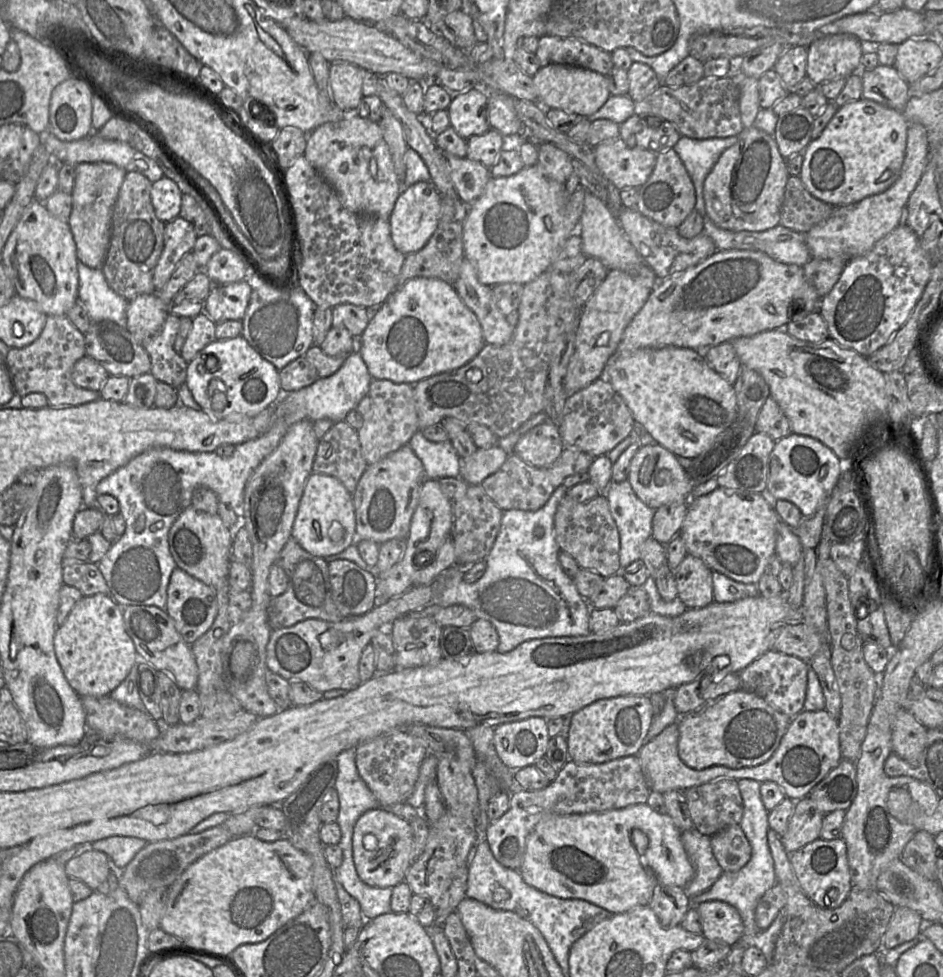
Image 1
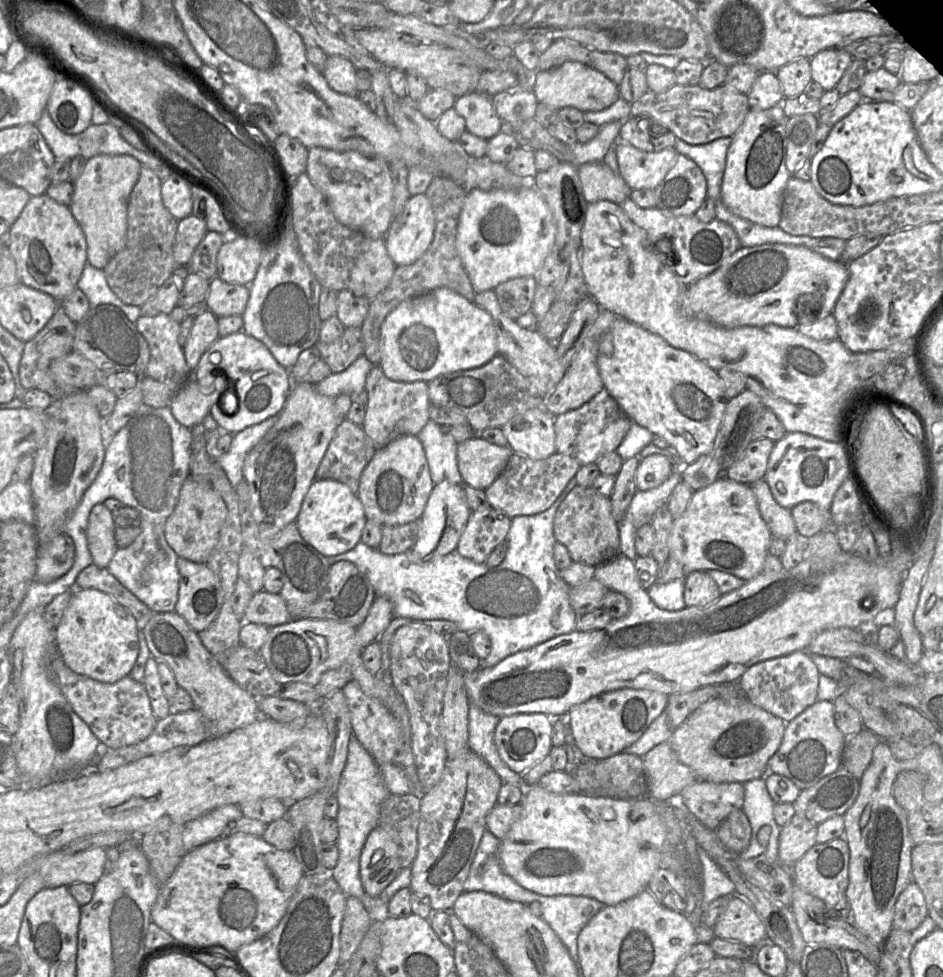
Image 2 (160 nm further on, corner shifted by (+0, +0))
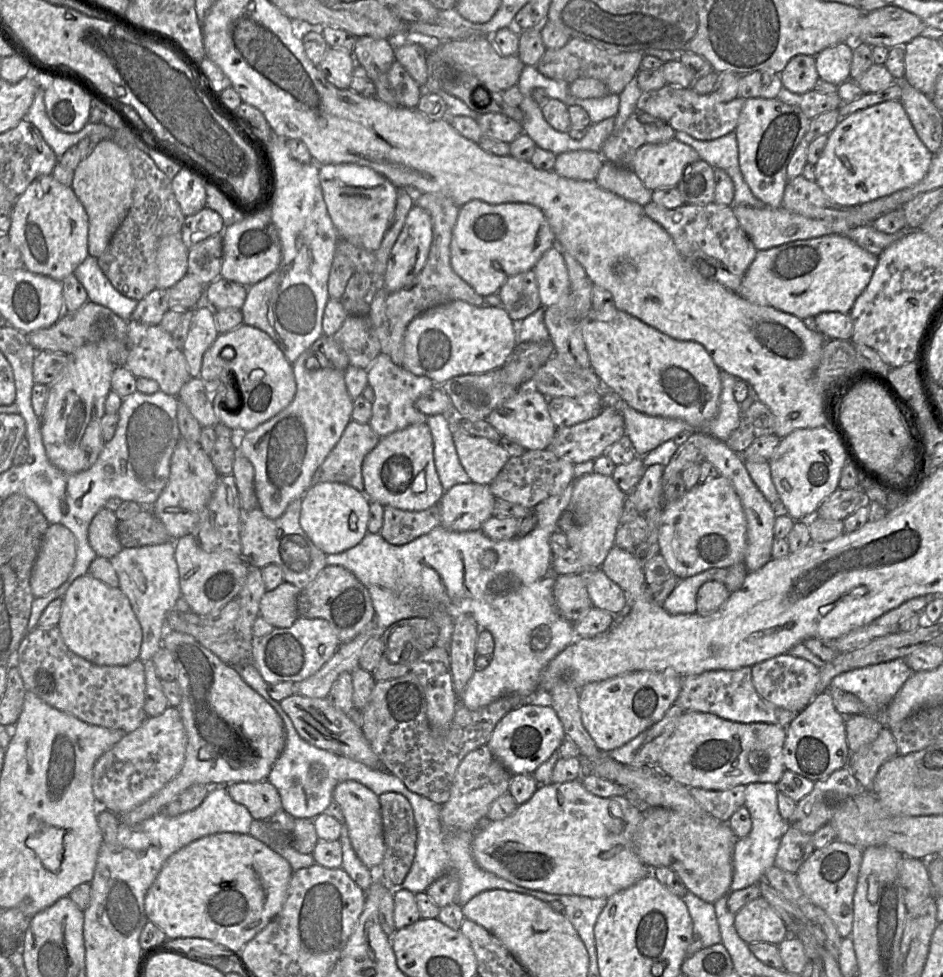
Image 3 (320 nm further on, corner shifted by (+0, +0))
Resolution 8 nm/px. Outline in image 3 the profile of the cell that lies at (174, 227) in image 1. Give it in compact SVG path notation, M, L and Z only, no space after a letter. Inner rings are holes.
M212 209L202 210L184 220L181 230L182 241L190 249L206 238L222 234L225 229L221 216Z

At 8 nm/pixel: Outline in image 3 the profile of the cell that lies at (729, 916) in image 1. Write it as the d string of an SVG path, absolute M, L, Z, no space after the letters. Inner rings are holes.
M758 897L735 913L734 927L747 944L763 942L779 945L789 932L768 902Z

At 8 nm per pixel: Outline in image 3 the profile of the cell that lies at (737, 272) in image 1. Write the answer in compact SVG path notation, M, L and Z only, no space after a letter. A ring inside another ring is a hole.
M829 234L818 238L797 240L768 250L758 251L746 271L738 294L760 306L770 306L811 322L822 312L849 314L856 299L868 286L878 263L878 256L861 248L845 235Z

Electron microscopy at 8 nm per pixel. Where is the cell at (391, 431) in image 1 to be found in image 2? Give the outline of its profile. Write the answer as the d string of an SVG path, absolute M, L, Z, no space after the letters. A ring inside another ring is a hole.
M374 365L366 379L368 404L364 423L361 425L375 449L381 449L393 440L405 436L417 436L430 420L428 383L425 381L399 382L389 379L379 365Z

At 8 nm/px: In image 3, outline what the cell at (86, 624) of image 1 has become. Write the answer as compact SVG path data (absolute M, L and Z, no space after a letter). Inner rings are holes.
M85 574L73 581L62 599L58 628L69 650L96 665L127 665L138 659L142 629L128 598L119 587L110 587Z

